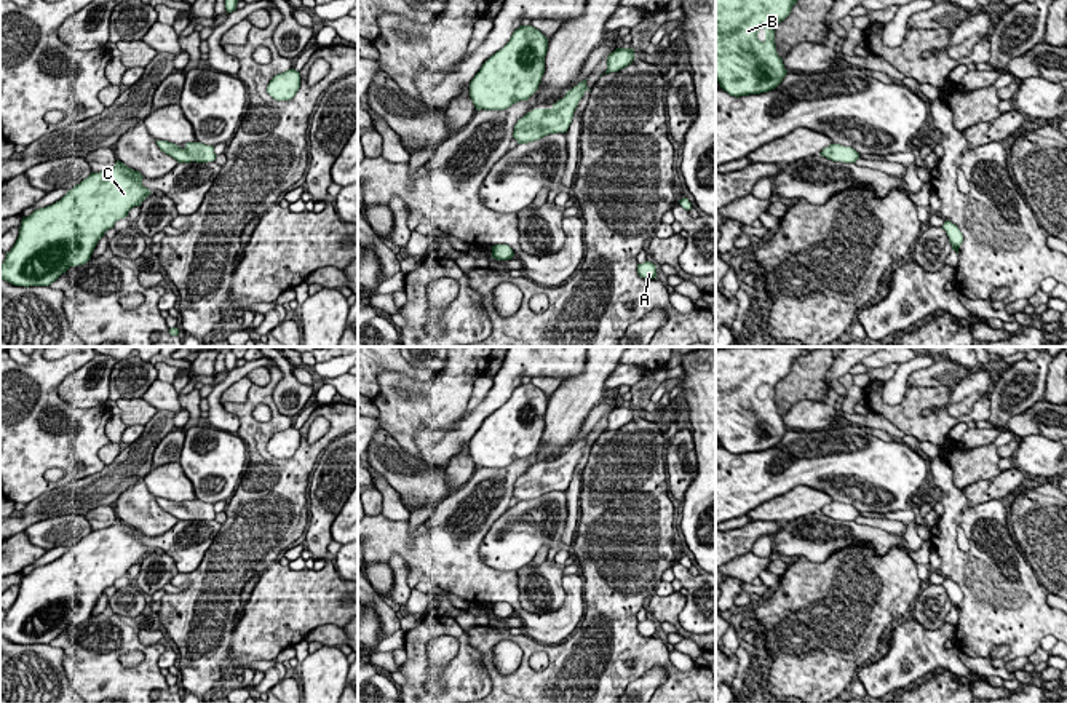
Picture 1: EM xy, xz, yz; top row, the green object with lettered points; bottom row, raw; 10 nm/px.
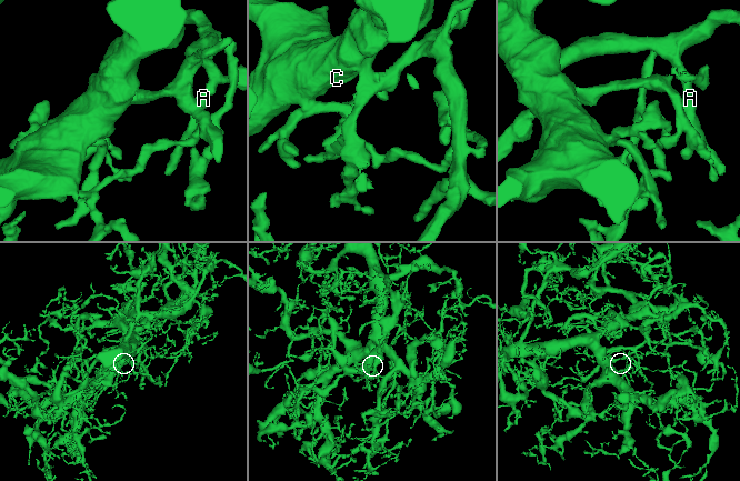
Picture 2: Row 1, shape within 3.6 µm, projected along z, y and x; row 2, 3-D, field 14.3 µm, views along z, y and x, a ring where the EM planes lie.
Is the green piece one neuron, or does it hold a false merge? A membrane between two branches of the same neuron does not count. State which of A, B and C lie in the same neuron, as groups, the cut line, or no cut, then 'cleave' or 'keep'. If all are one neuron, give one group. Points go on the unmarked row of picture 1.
groups A B C; cut none; keep

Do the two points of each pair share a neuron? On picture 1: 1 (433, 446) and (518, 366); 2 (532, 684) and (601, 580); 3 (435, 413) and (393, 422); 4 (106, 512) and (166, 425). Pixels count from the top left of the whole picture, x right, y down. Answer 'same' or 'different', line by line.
1: same
2: same
3: same
4: different

